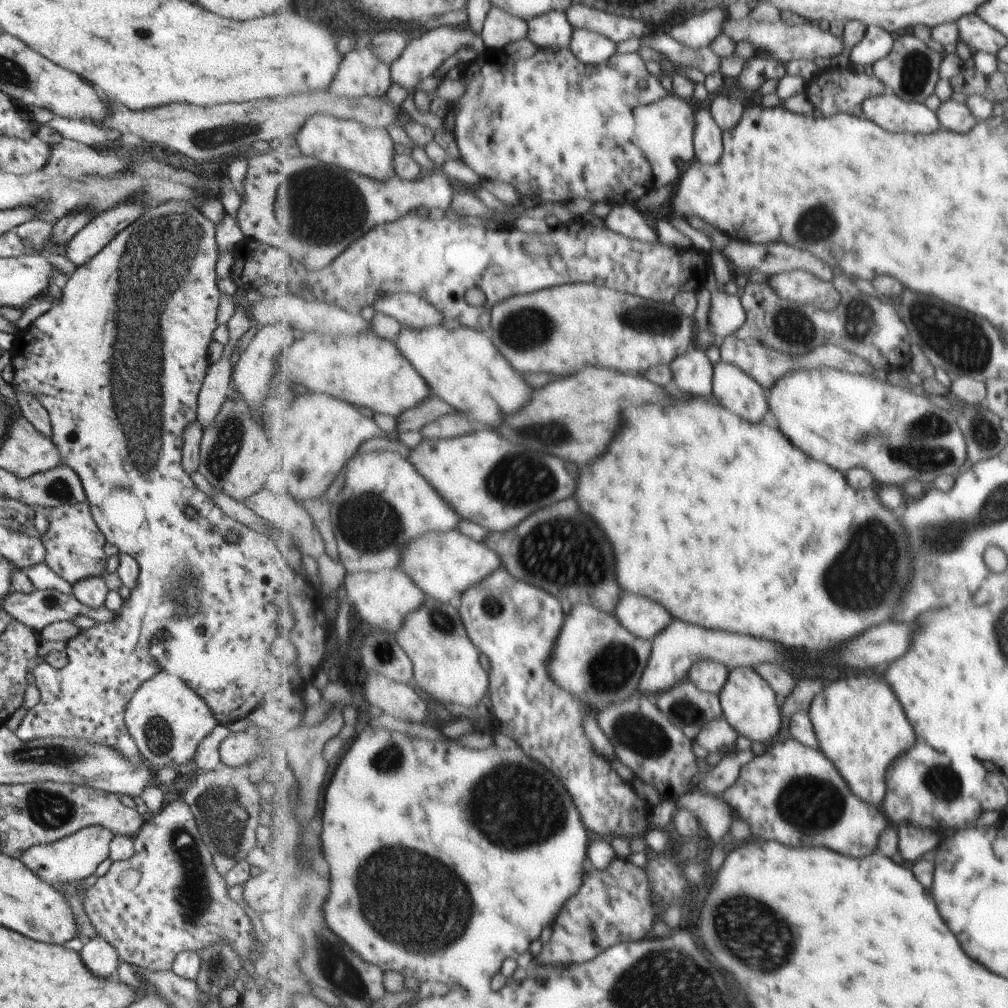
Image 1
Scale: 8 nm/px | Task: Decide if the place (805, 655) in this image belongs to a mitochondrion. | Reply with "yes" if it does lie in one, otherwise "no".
no

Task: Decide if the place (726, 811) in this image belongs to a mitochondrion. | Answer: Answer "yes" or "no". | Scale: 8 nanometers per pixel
no

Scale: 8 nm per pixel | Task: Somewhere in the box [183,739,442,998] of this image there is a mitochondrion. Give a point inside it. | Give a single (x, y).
(224, 818)

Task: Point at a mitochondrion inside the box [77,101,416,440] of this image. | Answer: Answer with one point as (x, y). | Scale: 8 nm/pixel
(324, 207)

